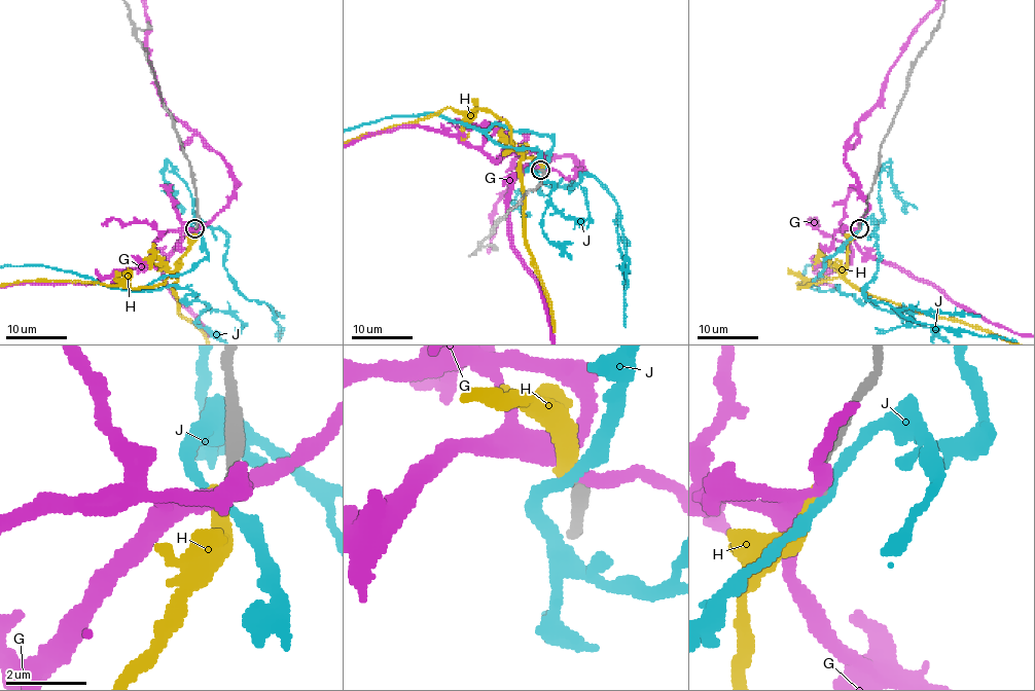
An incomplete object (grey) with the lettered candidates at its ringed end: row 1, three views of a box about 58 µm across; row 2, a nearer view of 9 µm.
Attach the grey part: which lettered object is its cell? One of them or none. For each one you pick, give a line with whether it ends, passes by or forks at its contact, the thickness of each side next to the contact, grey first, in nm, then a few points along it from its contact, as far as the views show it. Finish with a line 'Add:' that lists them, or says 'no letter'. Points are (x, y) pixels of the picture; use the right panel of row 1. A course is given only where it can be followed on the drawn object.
Add: no letter

